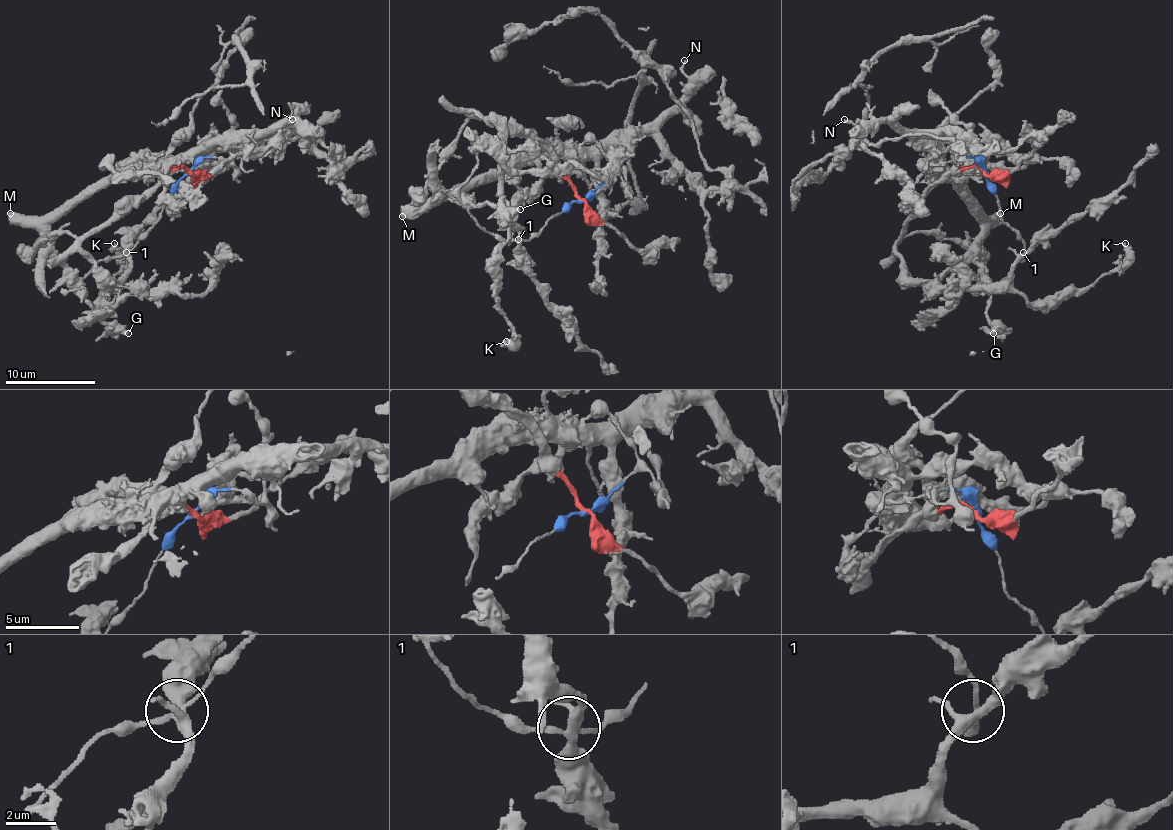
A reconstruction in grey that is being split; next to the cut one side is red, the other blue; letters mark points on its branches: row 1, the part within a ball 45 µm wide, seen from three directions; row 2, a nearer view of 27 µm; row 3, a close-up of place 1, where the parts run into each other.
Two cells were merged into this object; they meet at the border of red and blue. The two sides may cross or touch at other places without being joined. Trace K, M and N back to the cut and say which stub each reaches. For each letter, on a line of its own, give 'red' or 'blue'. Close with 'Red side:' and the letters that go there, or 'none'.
K: red
M: blue
N: blue
Red side: K

